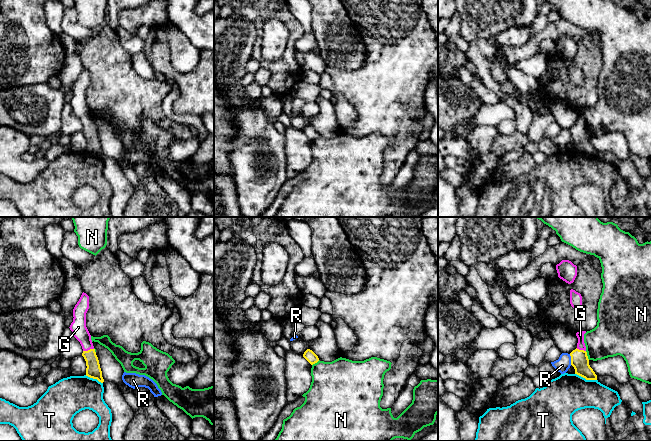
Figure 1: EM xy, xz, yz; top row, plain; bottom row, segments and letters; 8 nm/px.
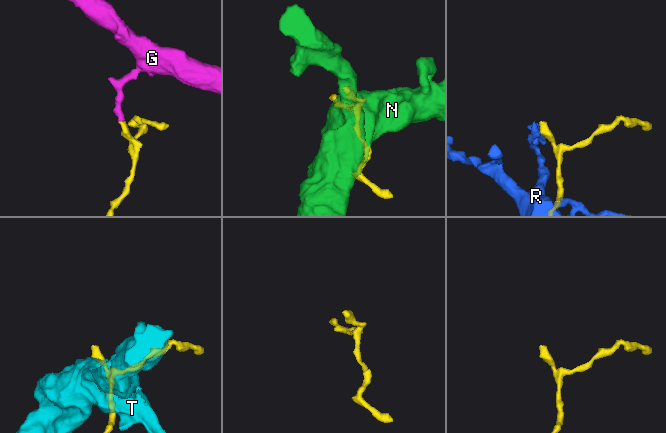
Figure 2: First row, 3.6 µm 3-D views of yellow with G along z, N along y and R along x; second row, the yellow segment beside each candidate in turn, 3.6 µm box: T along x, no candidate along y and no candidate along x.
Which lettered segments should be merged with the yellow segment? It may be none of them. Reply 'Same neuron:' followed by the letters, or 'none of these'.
Same neuron: G

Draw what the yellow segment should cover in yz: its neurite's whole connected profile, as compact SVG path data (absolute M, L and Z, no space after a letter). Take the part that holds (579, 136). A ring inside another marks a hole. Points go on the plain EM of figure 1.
M586 107L576 109L578 114L577 124L570 129L571 141L575 145L575 150L585 154L586 156L597 156L597 151L589 141L589 135L584 119L584 110Z

